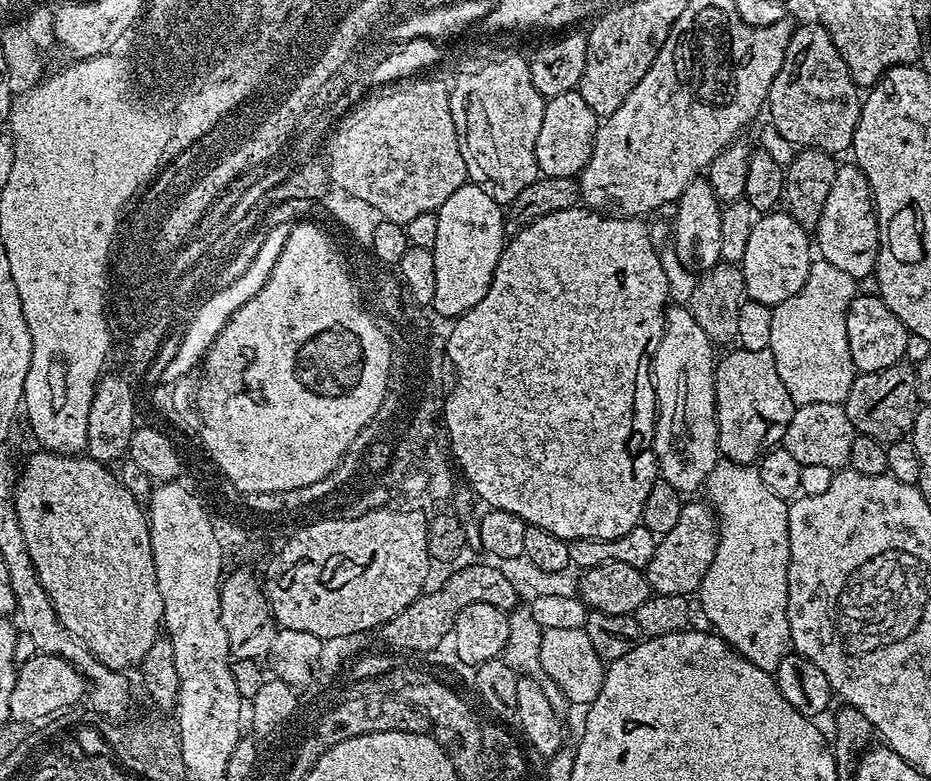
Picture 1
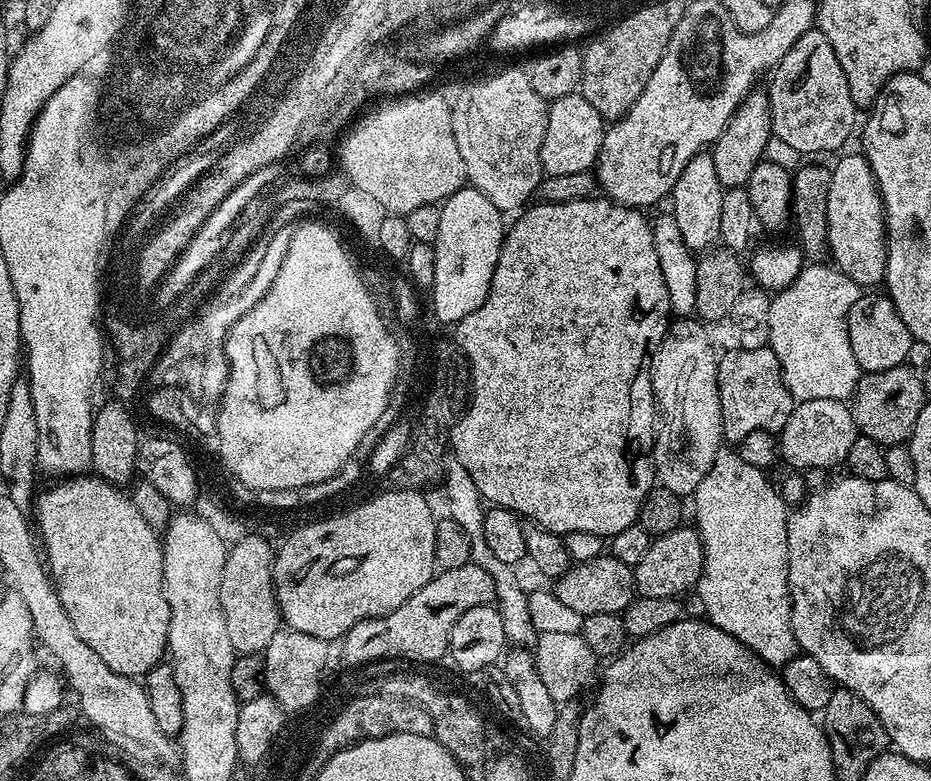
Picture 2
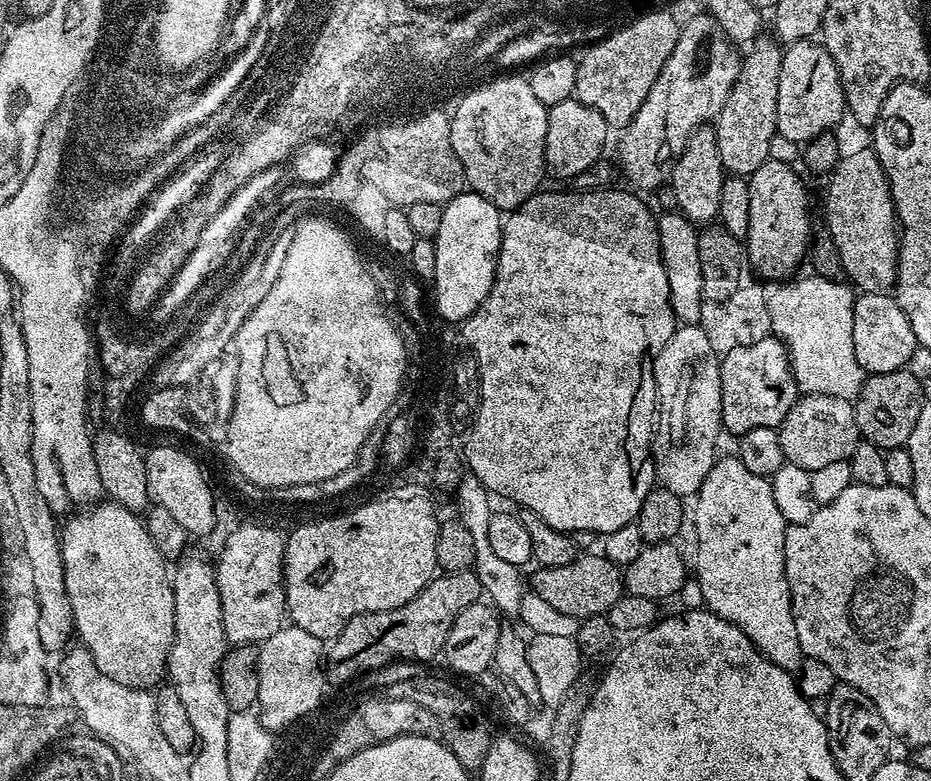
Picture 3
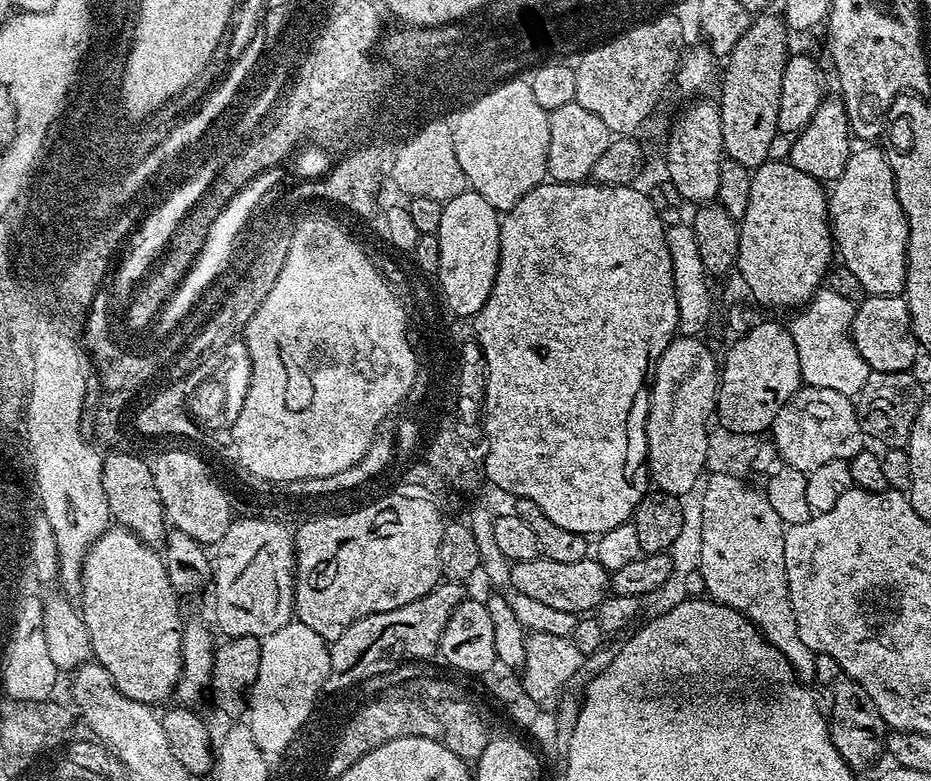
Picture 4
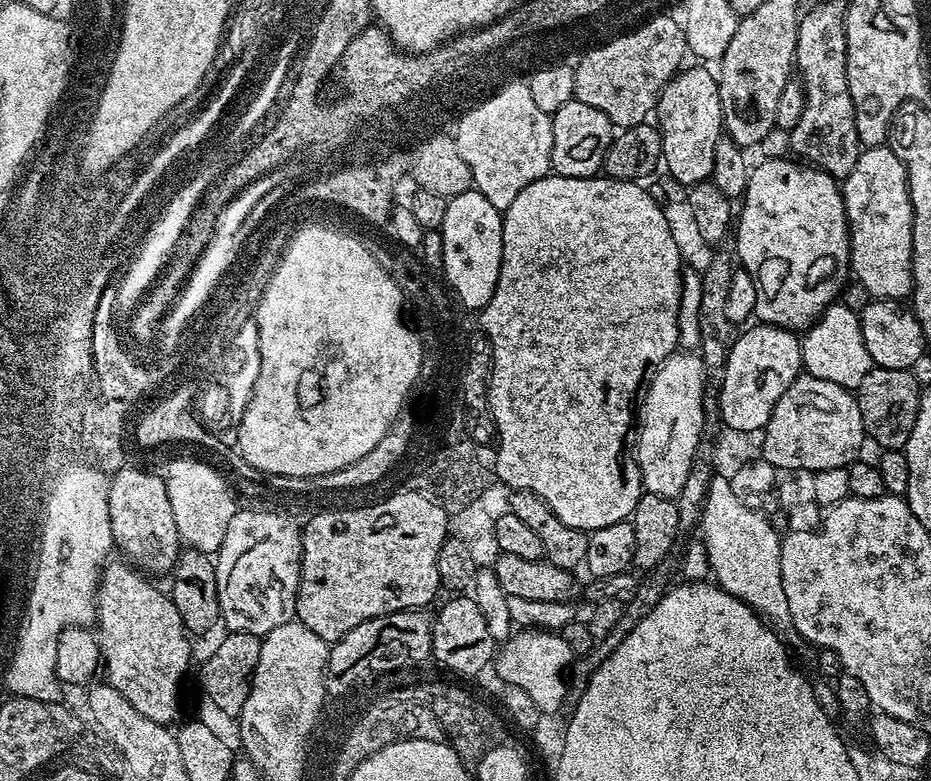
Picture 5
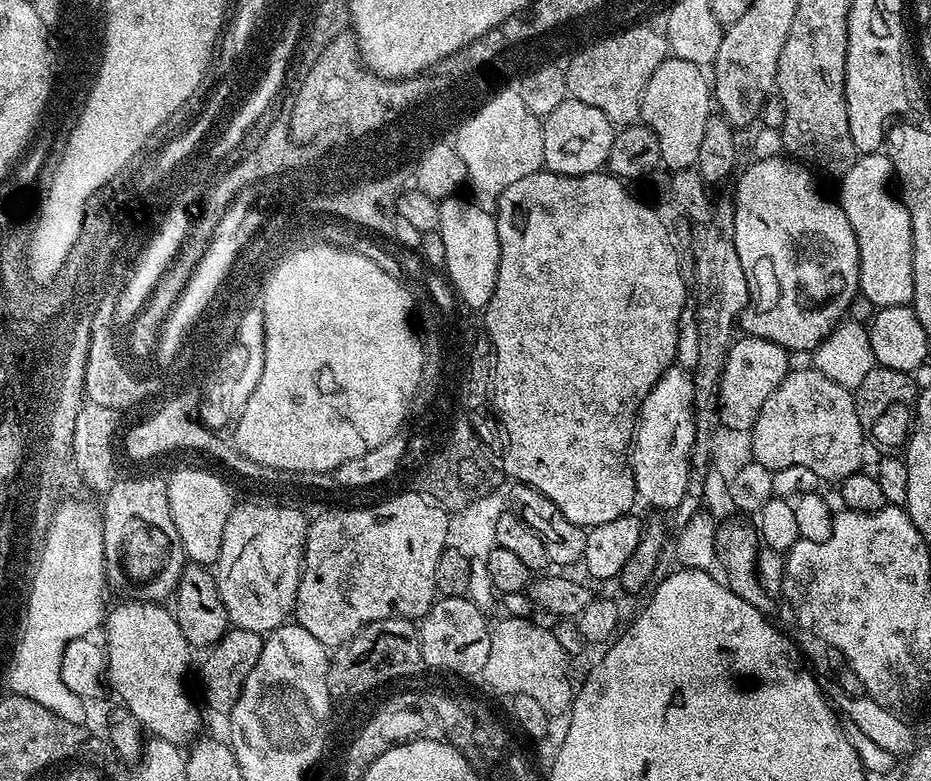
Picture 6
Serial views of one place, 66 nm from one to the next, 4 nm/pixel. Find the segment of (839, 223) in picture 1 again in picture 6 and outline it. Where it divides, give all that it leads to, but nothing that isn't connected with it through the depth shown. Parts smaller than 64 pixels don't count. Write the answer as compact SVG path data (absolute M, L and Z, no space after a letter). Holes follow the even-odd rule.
M883 151L857 155L854 166L850 166L850 170L845 176L839 177L838 184L840 184L839 206L846 214L850 226L854 230L854 238L858 242L858 254L860 255L859 295L875 304L877 309L899 304L911 305L914 294L914 234L912 233L912 219L908 213L908 205L904 203L894 187L892 160Z

